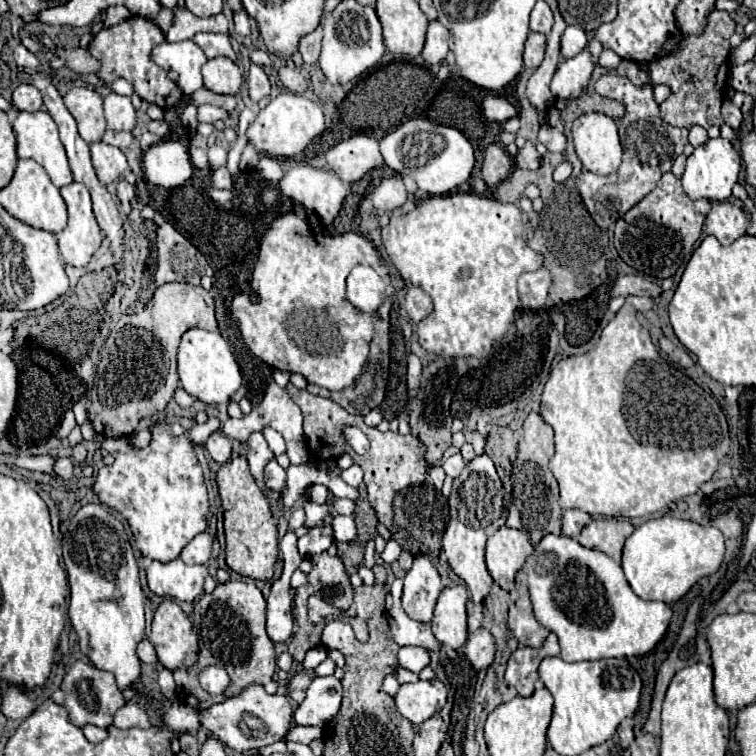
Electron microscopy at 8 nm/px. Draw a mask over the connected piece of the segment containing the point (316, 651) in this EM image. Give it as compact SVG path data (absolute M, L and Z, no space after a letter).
M318 646L318 648L312 648L308 654L306 654L306 658L304 658L304 668L306 670L314 670L322 660L326 660L326 650L324 650L324 646Z

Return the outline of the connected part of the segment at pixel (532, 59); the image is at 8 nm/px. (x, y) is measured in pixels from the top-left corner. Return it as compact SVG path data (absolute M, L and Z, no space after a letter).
M530 32L526 40L526 50L524 50L524 68L534 70L542 64L546 52L546 36Z

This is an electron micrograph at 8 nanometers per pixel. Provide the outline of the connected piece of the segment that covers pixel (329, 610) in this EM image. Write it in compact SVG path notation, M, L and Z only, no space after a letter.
M312 595L308 599L308 616L311 622L322 622L330 616L340 616L342 612L338 608L334 608L332 604L324 602L323 598Z

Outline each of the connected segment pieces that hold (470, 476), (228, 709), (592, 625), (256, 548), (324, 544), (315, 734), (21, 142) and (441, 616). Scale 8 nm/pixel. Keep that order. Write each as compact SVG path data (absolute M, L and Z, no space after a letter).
M482 454L470 460L464 466L462 474L454 478L452 494L448 498L450 522L442 536L442 550L448 556L448 564L452 572L466 582L474 604L480 604L492 588L492 576L488 574L484 564L484 548L486 548L486 540L502 526L502 514L504 514L502 496L504 496L504 488L496 474L494 462L486 454Z
M250 684L242 694L228 698L222 704L210 706L206 712L200 712L200 724L212 732L214 738L222 740L228 748L236 752L246 752L250 748L262 748L278 742L288 730L292 720L292 706L286 696L270 696L262 686Z
M554 534L544 536L540 544L534 548L532 556L522 566L522 570L528 574L528 588L534 604L534 616L544 628L548 628L558 636L564 662L644 656L658 644L658 640L664 636L670 624L672 610L668 604L638 598L632 592L630 584L626 582L620 564L616 564L604 552L584 548L574 538Z
M234 440L232 458L216 474L222 508L224 508L224 533L226 539L226 564L244 578L270 580L274 576L274 564L278 560L278 528L272 516L270 502L254 482L246 454L240 442Z
M322 524L322 526L314 526L304 538L298 540L298 550L302 558L310 558L318 552L324 552L332 546L334 542L334 532L330 524Z
M294 726L286 736L284 742L300 742L300 744L310 744L312 740L322 738L322 728L316 726Z
M38 110L38 112L18 112L16 120L12 122L12 128L16 132L18 158L36 160L48 172L52 184L58 186L58 188L72 182L72 172L70 172L70 166L68 166L68 158L66 158L66 152L64 152L62 142L58 138L58 126L54 124L54 120L48 112L42 112L42 110Z
M450 586L440 592L434 608L432 630L440 644L458 650L466 642L466 588Z

